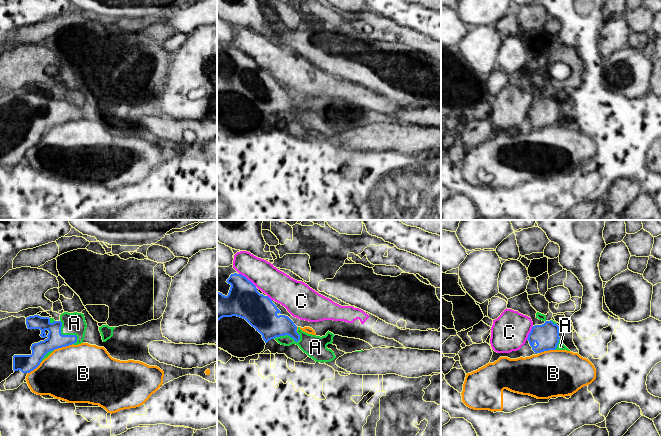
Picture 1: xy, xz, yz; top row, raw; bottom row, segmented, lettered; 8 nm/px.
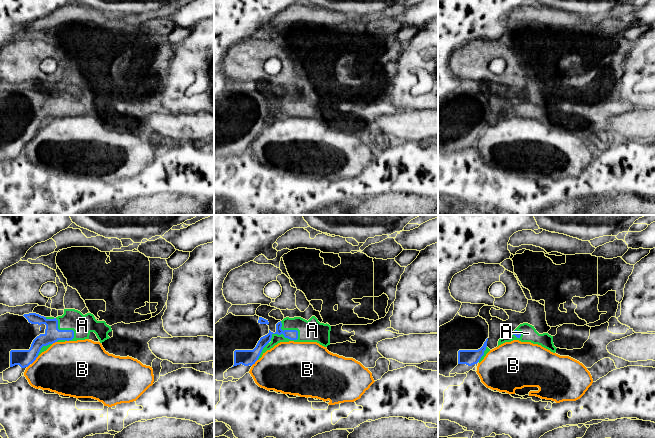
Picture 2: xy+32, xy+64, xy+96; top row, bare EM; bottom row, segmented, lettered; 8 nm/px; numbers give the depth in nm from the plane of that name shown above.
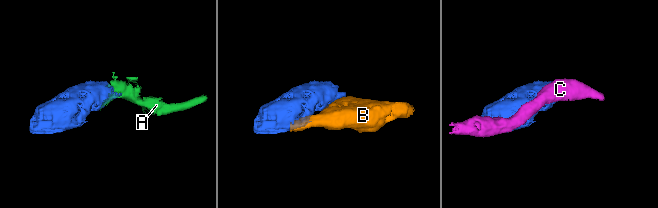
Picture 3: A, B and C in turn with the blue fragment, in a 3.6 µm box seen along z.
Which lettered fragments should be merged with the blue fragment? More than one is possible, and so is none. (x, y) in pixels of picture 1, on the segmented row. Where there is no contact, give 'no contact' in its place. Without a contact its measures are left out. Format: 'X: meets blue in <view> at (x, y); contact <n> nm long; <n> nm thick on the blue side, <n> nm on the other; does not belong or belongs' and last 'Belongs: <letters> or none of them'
A: meets blue in xy at (66, 335); contact 220 nm long; 140 nm thick on the blue side, 180 nm on the other; belongs
B: meets blue in xy at (63, 346); contact 160 nm long; 140 nm thick on the blue side, 460 nm on the other; does not belong
C: meets blue in xz at (247, 279); contact 180 nm long; 280 nm thick on the blue side, 240 nm on the other; does not belong
Belongs: A

